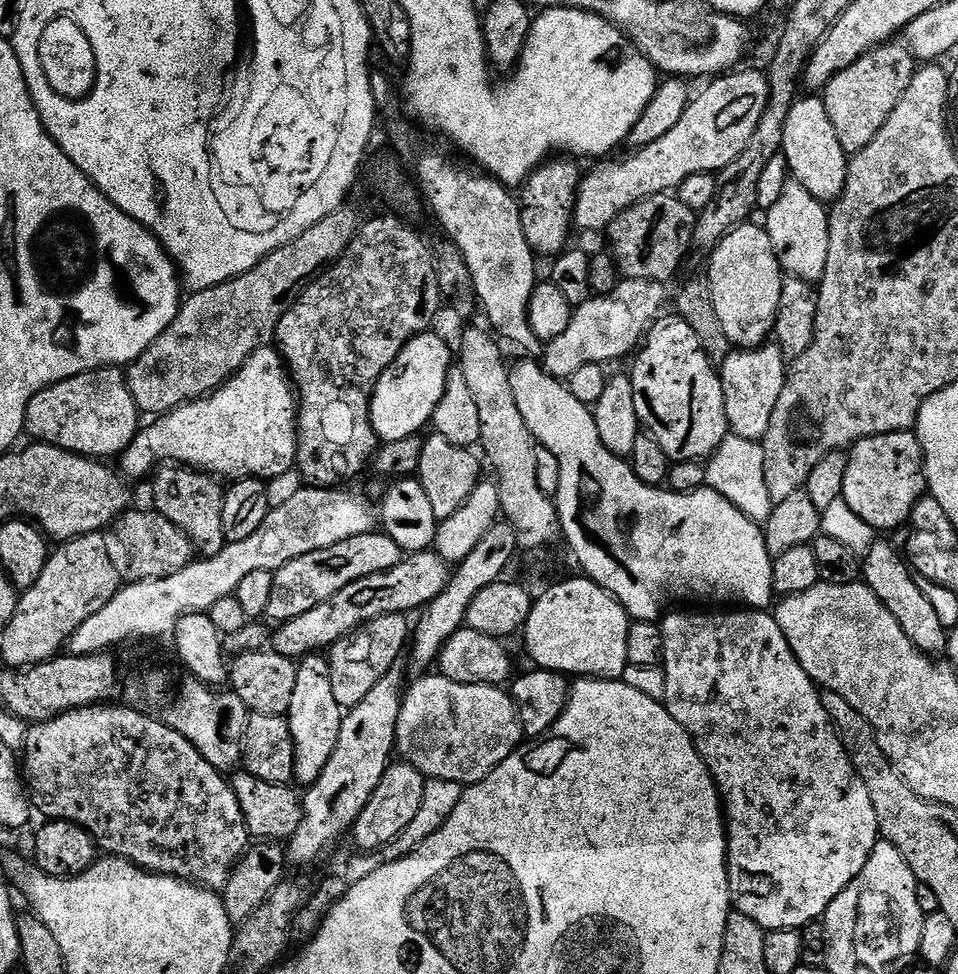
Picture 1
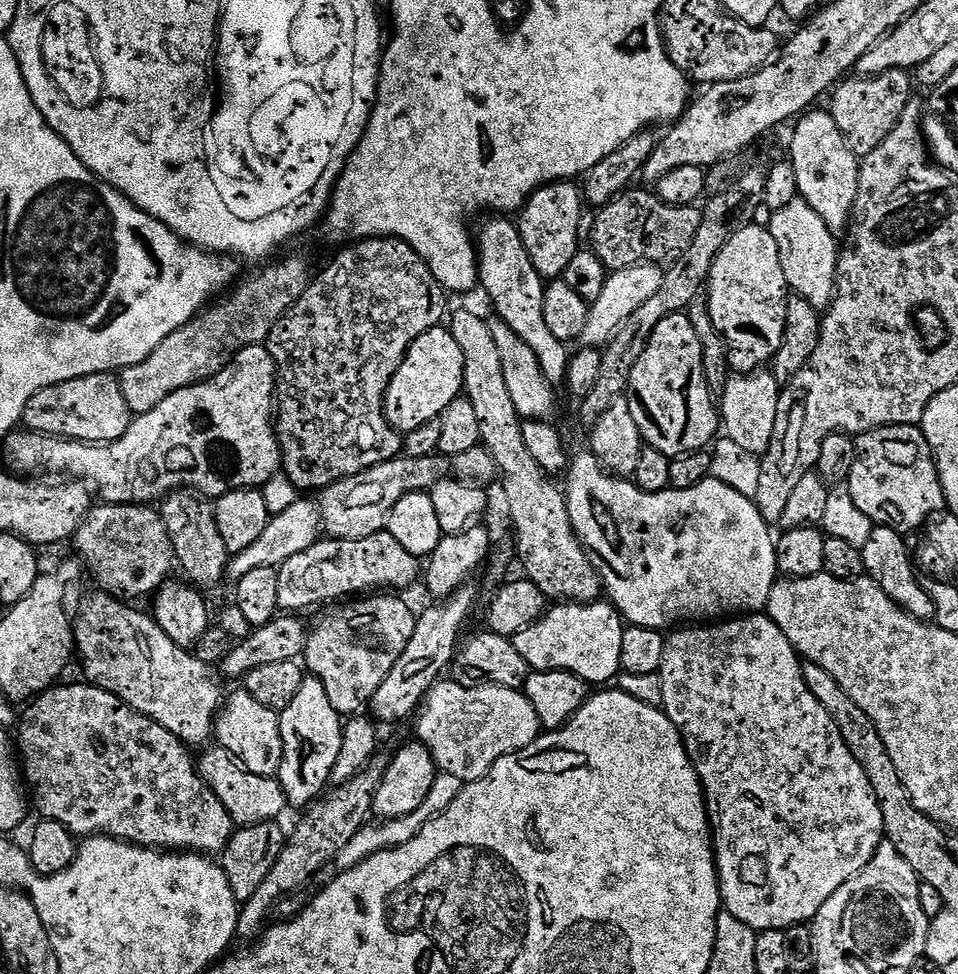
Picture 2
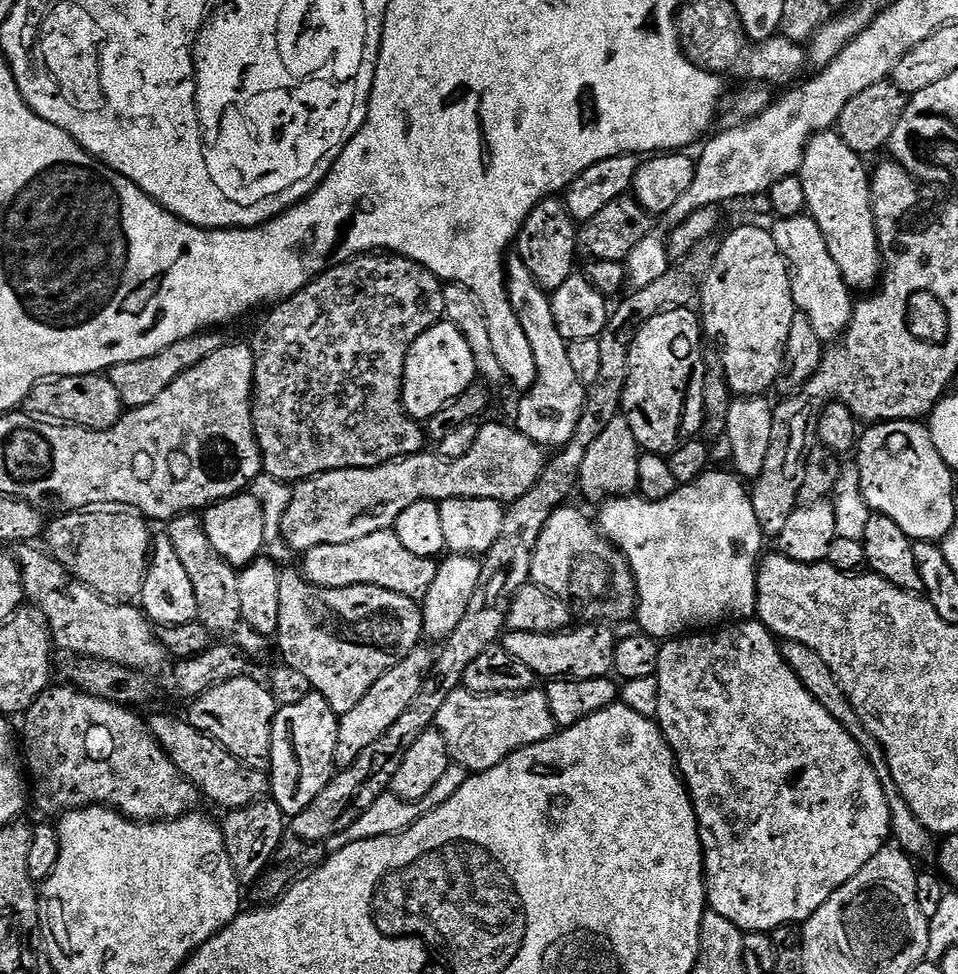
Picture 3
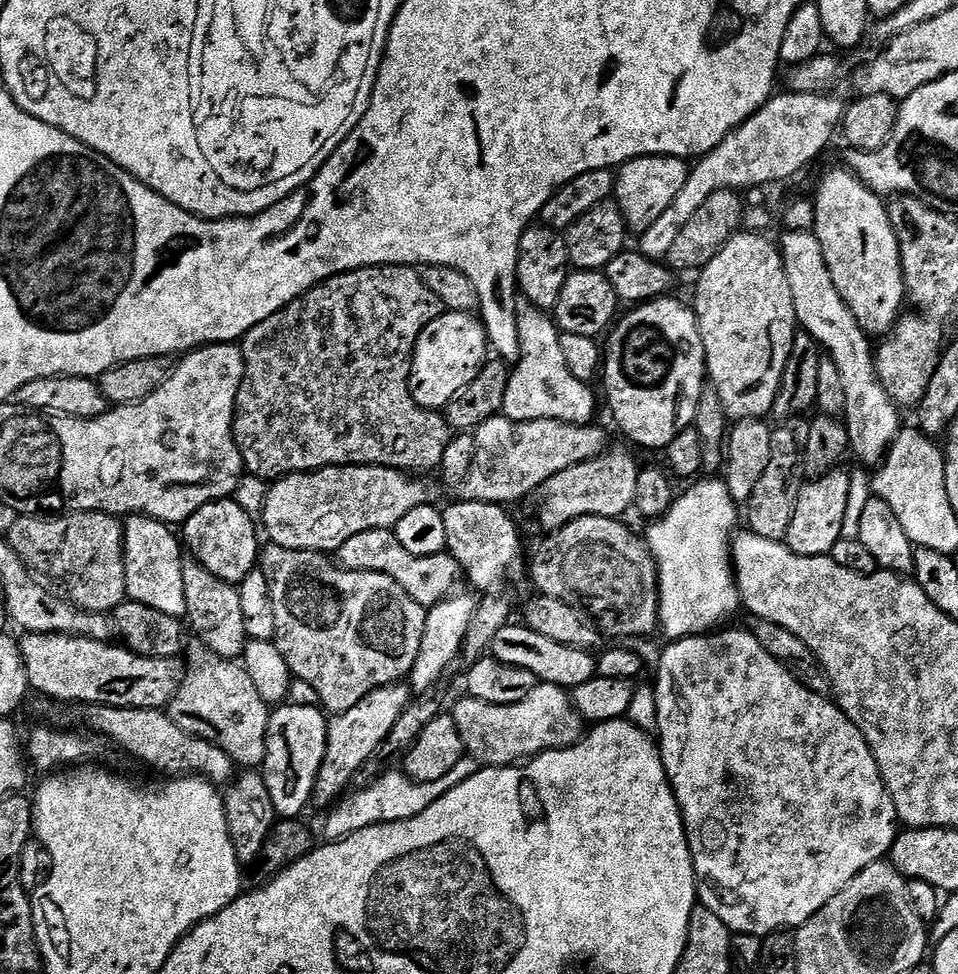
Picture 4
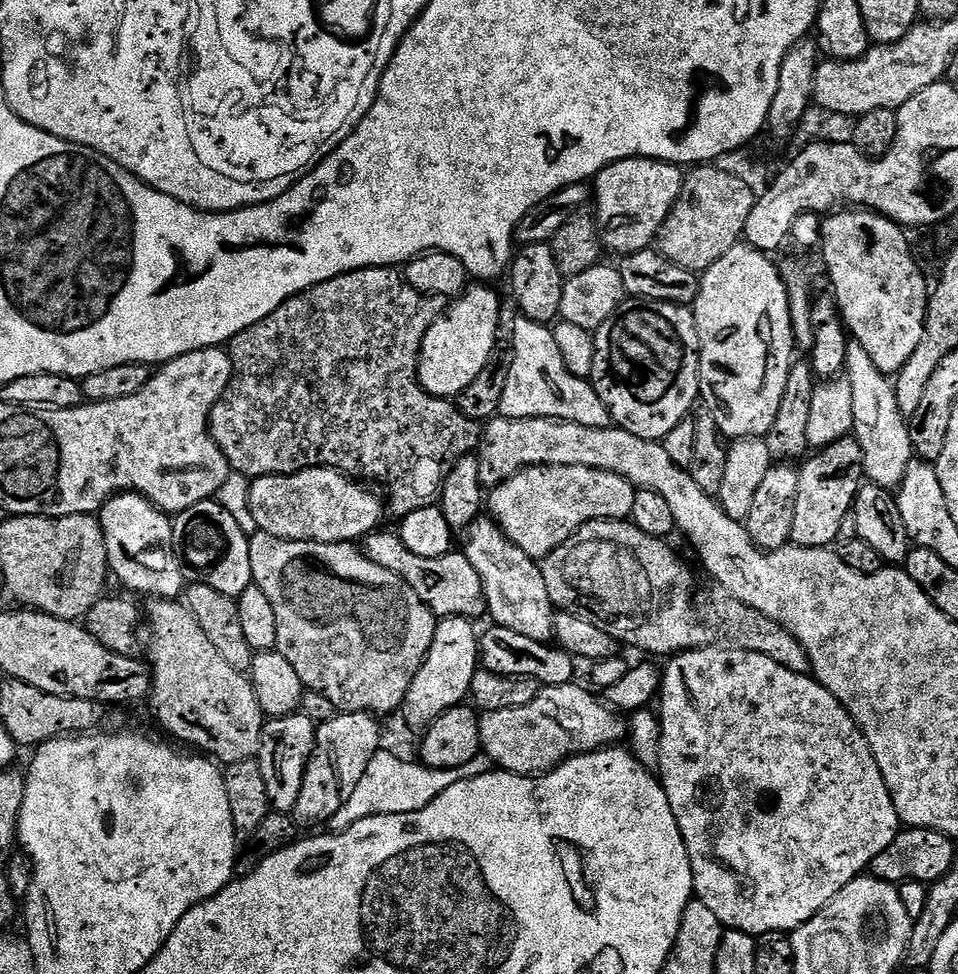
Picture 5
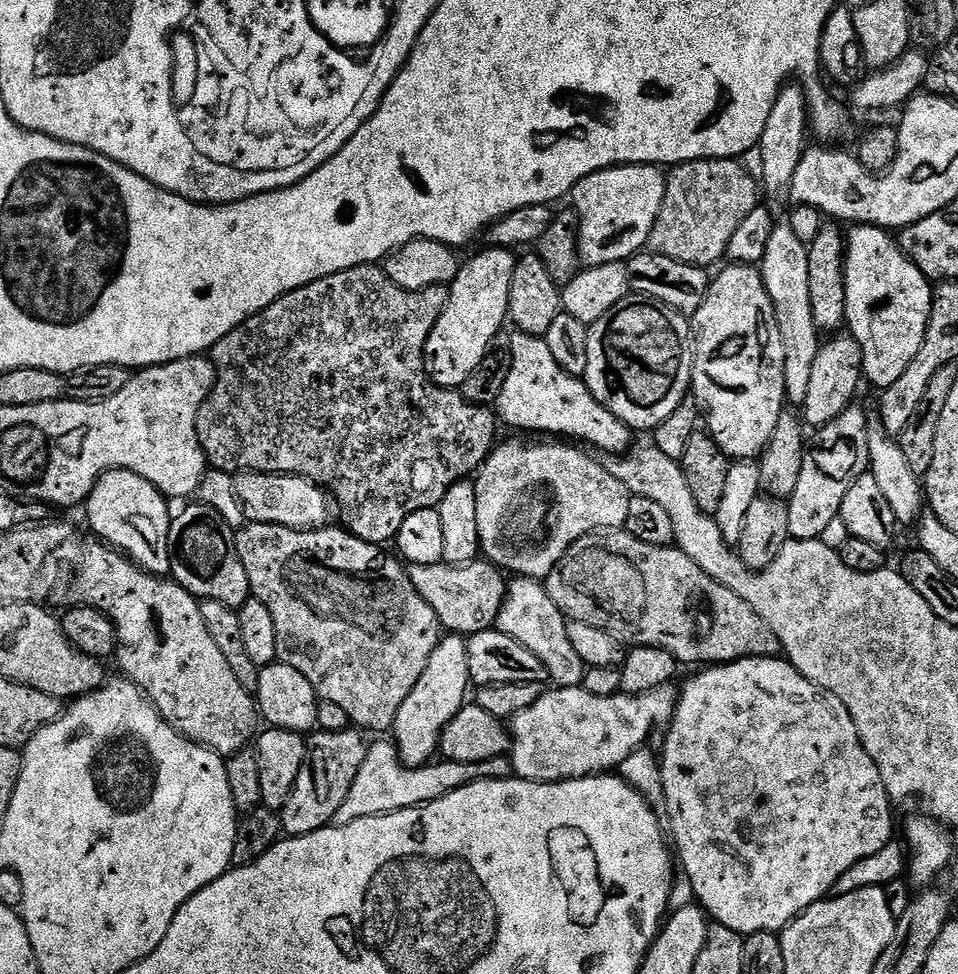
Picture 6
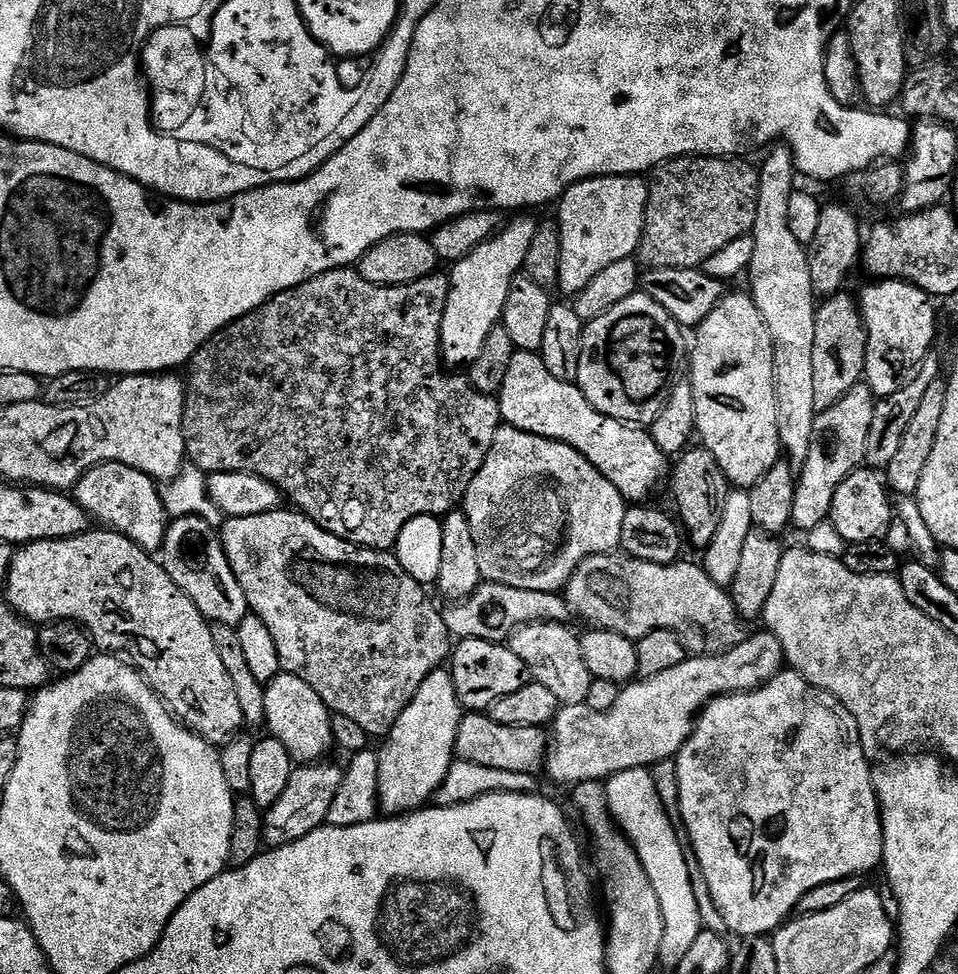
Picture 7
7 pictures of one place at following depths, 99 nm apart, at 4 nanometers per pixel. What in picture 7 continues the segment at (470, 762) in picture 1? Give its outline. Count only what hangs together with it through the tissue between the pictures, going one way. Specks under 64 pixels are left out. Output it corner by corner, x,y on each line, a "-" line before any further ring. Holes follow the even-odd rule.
760,630
757,636
756,633
749,635
747,640
728,652
719,652
716,656
692,656
670,670
662,670
662,674
645,676
621,687
618,702
614,702
614,706
610,706
610,710
605,712
590,710
586,702
563,705
550,724
546,773
556,784
575,786
587,780
603,782
622,770
648,768
663,760
671,761
688,740
696,717
709,702
730,692
748,692
751,688
759,688
761,684
777,676
785,664
784,651
776,635

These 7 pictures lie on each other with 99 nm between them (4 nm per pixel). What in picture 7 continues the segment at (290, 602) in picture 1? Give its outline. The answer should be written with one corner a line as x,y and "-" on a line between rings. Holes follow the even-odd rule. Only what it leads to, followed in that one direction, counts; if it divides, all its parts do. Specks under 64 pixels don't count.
481,583
465,600
447,605
442,615
449,633
457,641
489,640
495,644
507,641
508,637
523,624
568,624
574,613
568,607
568,601
560,592
539,592
538,590
518,590
505,584

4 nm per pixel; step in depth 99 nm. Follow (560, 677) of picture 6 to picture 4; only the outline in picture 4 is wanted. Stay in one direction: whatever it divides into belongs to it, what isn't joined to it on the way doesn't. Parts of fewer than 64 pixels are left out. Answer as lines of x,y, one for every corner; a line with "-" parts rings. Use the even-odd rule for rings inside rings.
464,500
443,509
449,556
460,563
460,571
476,588
491,589
520,564
520,532
508,517
509,509
498,504

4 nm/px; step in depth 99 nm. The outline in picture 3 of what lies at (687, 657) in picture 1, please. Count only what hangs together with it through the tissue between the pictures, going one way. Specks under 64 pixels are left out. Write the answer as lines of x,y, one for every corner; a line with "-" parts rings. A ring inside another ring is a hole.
759,619
732,622
715,630
684,634
661,643
655,676
658,678
658,710
654,719
666,742
672,747
680,777
688,787
696,811
704,851
704,887
708,890
708,908
722,914
722,918
730,918
730,922
734,922
734,926
738,926
745,934
770,934
775,928
796,926
808,920
828,901
830,894
850,882
850,878
854,878
854,874
858,874
858,870
862,870
862,866
866,866
866,862
870,862
874,854
881,852
892,836
890,806
886,802
882,782
872,769
862,746
858,746
858,742
850,738
850,734
838,723
834,714
830,714
830,710
826,710
826,706
822,706
822,702
818,702
818,698
814,698
814,694
806,690
804,683
782,658
777,637

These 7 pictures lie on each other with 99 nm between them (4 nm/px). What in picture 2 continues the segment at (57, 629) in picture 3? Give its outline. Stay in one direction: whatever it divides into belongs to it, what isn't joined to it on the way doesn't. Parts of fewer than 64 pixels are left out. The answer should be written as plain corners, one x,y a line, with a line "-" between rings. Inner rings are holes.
96,590
93,596
87,596
83,597
79,605
80,613
75,613
74,616
74,648
78,653
78,660
84,663
83,679
97,688
114,694
146,718
158,722
158,726
170,730
170,734
174,734
185,744
207,745
213,739
216,718
222,707
220,684
216,681
217,673
213,665
202,662
200,657
189,649
179,648
166,634
166,630
158,626
155,618
149,613
147,616
146,613
139,612
131,603
118,600
103,590

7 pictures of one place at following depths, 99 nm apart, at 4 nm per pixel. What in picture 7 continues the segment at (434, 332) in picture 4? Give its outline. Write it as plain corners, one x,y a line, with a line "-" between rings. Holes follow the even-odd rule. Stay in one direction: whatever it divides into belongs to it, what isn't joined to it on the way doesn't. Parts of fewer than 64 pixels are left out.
520,214
517,220
503,225
496,235
482,242
469,256
451,265
448,286
448,305
440,323
440,355
445,365
470,366
482,354
486,334
494,330
504,319
506,294
510,294
510,282
521,275
530,242
538,227
535,215

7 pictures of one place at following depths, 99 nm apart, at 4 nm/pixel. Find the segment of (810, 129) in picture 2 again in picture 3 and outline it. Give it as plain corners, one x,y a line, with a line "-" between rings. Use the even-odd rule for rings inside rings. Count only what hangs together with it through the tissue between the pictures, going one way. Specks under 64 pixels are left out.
829,130
819,132
805,146
798,173
802,190
806,190
807,215
818,222
826,246
830,246
830,258
842,270
848,287
860,294
871,293
882,275
880,243
872,213
870,168
864,164
867,164
865,157
850,150
839,131

